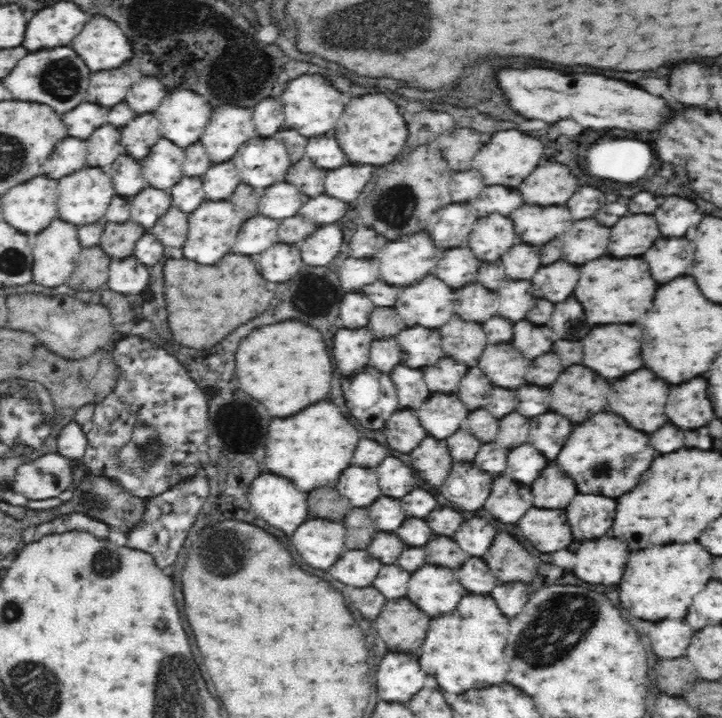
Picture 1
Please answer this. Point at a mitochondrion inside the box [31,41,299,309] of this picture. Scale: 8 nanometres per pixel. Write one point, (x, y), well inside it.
(61, 79)

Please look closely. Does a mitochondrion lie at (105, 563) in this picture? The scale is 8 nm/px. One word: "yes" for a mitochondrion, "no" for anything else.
yes

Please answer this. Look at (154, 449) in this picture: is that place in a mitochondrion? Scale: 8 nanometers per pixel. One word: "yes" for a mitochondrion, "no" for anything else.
yes

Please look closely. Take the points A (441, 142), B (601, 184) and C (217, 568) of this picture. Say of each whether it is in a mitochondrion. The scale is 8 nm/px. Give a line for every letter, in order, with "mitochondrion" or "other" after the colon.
A: other
B: other
C: mitochondrion

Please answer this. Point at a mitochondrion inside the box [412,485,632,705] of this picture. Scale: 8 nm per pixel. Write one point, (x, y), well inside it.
(563, 621)

